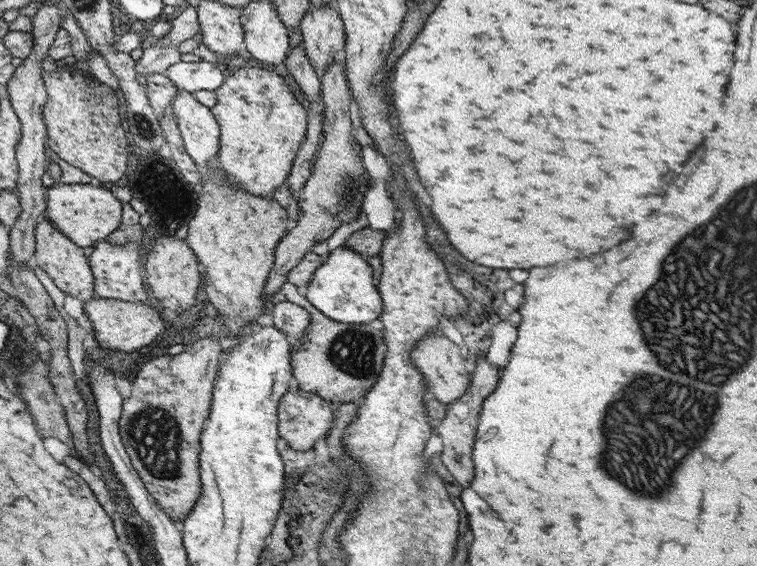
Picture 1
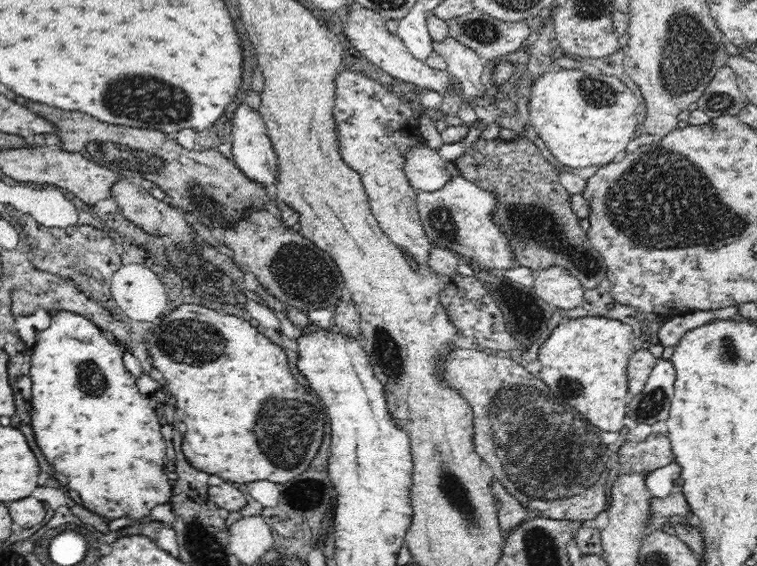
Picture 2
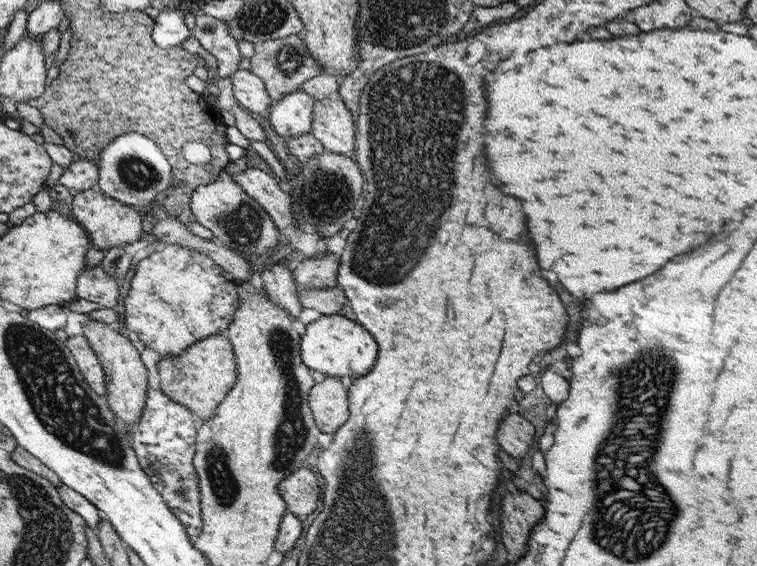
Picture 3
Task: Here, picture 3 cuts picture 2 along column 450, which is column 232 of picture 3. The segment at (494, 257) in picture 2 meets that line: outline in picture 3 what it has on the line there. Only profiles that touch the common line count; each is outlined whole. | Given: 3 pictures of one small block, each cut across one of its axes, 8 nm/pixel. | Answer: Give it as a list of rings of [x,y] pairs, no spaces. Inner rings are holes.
[[[221,170],[215,182],[201,184],[193,190],[189,208],[195,216],[195,222],[211,230],[215,240],[221,240],[223,248],[227,248],[229,252],[235,252],[237,256],[247,260],[273,254],[279,234],[277,226],[273,224],[271,216],[237,184],[237,180],[225,174],[225,170]]]

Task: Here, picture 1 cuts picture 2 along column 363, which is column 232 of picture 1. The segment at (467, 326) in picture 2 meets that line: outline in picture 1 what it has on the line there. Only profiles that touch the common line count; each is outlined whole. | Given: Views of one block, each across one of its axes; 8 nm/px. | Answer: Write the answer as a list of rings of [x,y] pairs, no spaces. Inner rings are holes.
[[[273,68],[233,70],[215,92],[217,104],[211,106],[211,116],[219,124],[219,152],[215,162],[241,190],[271,196],[275,188],[285,184],[299,146],[305,140],[305,108]]]

